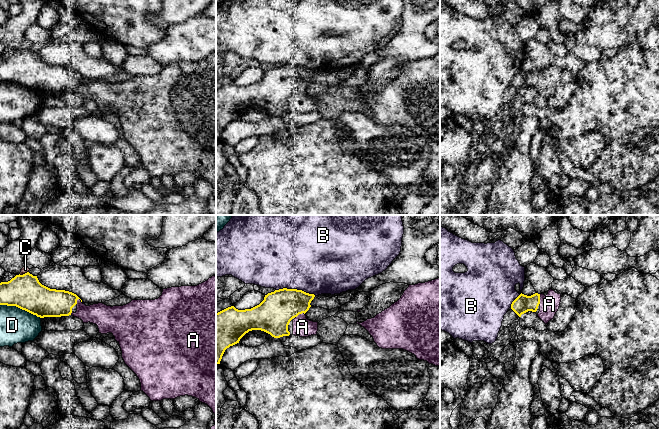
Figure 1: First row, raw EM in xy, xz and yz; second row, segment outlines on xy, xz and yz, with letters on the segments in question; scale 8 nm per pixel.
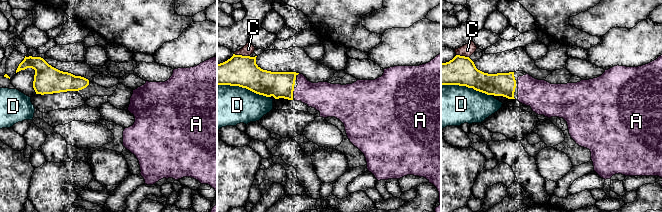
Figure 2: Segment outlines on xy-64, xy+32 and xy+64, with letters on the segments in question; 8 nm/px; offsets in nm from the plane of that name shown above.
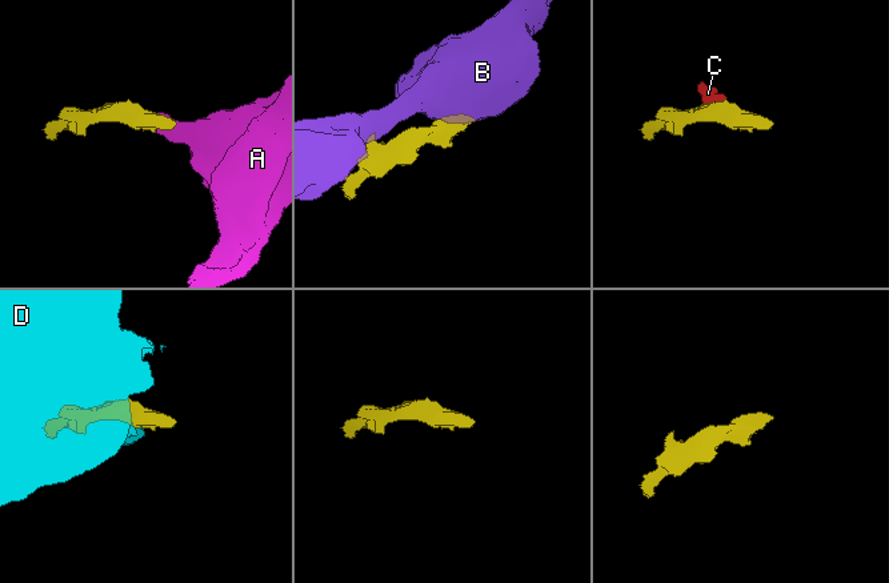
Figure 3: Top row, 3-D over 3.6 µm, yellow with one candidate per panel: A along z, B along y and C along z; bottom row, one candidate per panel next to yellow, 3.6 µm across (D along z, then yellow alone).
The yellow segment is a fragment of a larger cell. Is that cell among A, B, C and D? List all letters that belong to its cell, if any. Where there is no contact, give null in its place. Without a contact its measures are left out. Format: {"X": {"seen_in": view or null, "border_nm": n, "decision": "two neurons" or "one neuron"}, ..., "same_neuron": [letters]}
{"A": {"seen_in": "yz", "border_nm": 80, "decision": "one neuron"}, "B": {"seen_in": "xz", "border_nm": 320, "decision": "two neurons"}, "C": {"seen_in": "xy", "border_nm": 80, "decision": "two neurons"}, "D": {"seen_in": "xy", "border_nm": 340, "decision": "two neurons"}, "same_neuron": ["A"]}

